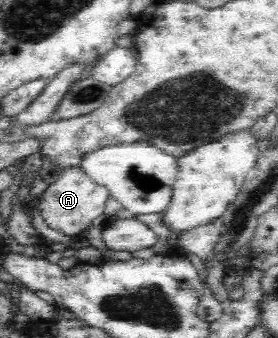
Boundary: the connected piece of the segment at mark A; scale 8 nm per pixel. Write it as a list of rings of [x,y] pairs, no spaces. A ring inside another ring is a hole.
[[[70,168],[63,170],[60,178],[53,184],[49,184],[49,188],[41,197],[41,202],[34,207],[40,211],[49,228],[68,236],[78,236],[91,225],[94,219],[104,215],[105,203],[109,201],[109,197],[111,194],[107,187],[98,185],[86,171],[81,168]]]

